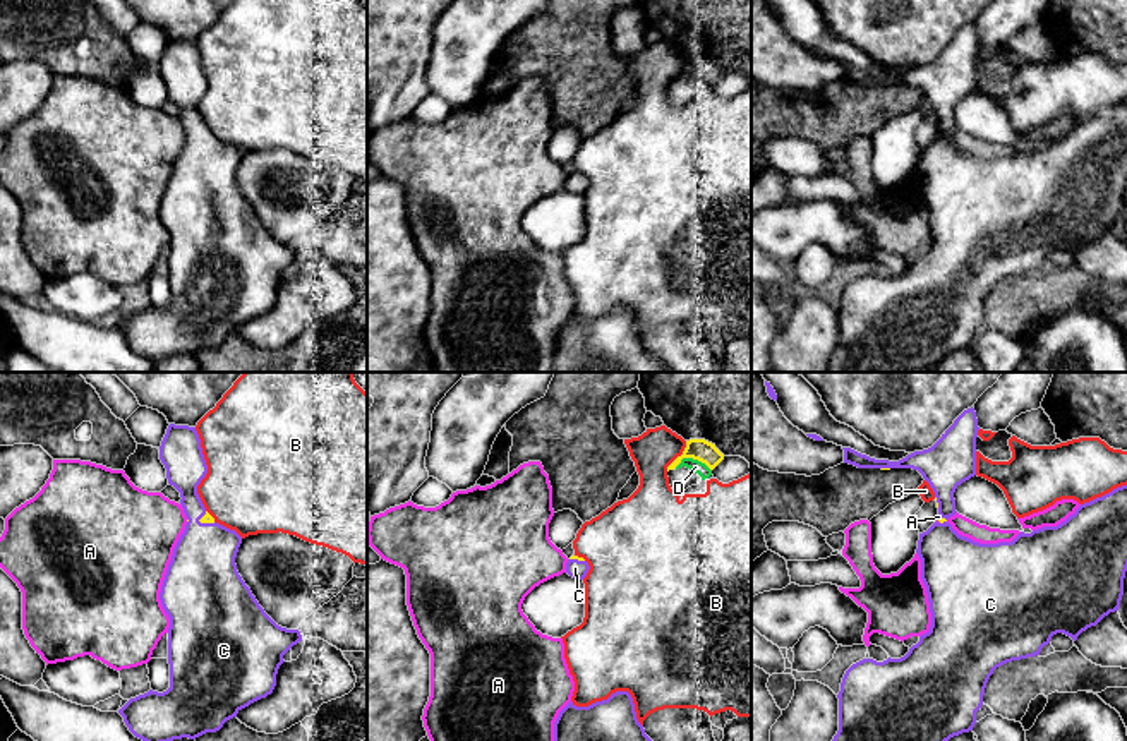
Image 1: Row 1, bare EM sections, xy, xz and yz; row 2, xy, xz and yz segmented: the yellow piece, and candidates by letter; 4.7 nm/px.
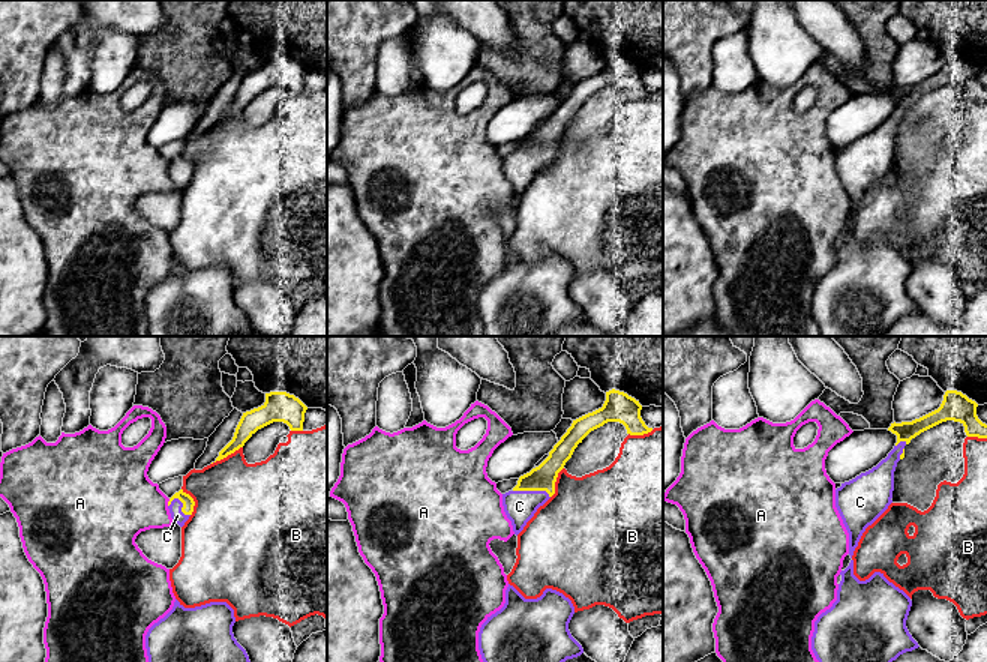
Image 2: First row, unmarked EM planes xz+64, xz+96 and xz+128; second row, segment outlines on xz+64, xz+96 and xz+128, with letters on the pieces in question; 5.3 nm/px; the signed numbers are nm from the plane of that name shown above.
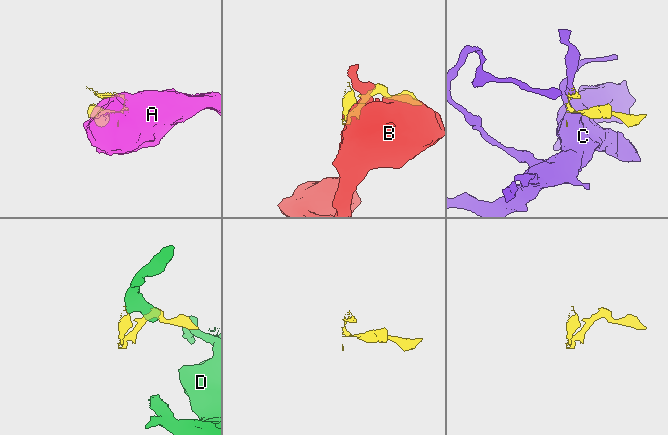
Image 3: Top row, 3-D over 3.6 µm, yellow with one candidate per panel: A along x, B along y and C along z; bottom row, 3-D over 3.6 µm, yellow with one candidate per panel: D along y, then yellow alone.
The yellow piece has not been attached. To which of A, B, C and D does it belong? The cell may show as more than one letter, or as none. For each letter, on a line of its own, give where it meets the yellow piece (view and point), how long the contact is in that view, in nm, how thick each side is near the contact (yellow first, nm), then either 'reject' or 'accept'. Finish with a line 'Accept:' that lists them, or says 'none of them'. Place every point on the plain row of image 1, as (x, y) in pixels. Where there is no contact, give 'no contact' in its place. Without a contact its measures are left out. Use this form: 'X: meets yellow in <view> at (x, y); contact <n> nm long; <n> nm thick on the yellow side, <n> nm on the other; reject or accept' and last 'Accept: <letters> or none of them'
A: meets yellow in yz at (939, 136); contact 30 nm long; 20 nm thick on the yellow side, 20 nm on the other; reject
B: meets yellow in xz at (678, 72); contact 170 nm long; 100 nm thick on the yellow side, 220 nm on the other; reject
C: meets yellow in xy at (206, 138); contact 90 nm long; 50 nm thick on the yellow side, 320 nm on the other; accept
D: meets yellow in xz at (693, 74); contact 180 nm long; 100 nm thick on the yellow side, 60 nm on the other; reject
Accept: C

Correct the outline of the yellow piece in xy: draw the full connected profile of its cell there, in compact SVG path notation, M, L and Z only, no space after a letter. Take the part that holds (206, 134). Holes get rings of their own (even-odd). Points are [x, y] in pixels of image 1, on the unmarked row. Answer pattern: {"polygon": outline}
{"polygon": "M170 39L160 62L160 75L166 84L168 99L180 108L180 120L189 136L160 208L170 233L170 304L163 309L149 305L118 326L129 346L149 360L196 355L220 346L242 324L273 309L283 271L302 257L298 245L278 242L259 221L237 187L235 173L242 153L216 139L197 110L208 81L196 43Z"}

